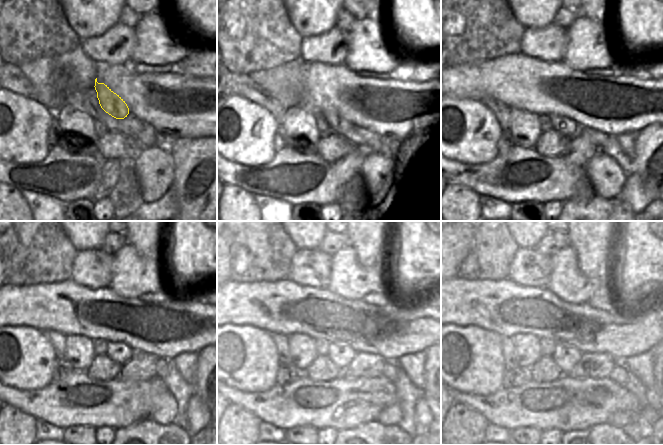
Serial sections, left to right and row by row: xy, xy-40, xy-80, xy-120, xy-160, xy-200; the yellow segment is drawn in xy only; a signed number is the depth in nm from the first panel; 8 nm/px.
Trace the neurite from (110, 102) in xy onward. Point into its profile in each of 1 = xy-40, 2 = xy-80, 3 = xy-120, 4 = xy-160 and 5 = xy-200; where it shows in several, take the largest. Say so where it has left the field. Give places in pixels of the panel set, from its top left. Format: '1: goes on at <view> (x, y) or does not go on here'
1: goes on at xy-40 (339, 125)
2: goes on at xy-80 (564, 125)
3: goes on at xy-120 (119, 352)
4: goes on at xy-160 (341, 354)
5: goes on at xy-200 (565, 356)

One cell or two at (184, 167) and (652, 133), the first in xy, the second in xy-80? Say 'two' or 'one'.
one

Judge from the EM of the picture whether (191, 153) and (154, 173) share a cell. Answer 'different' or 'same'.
different

